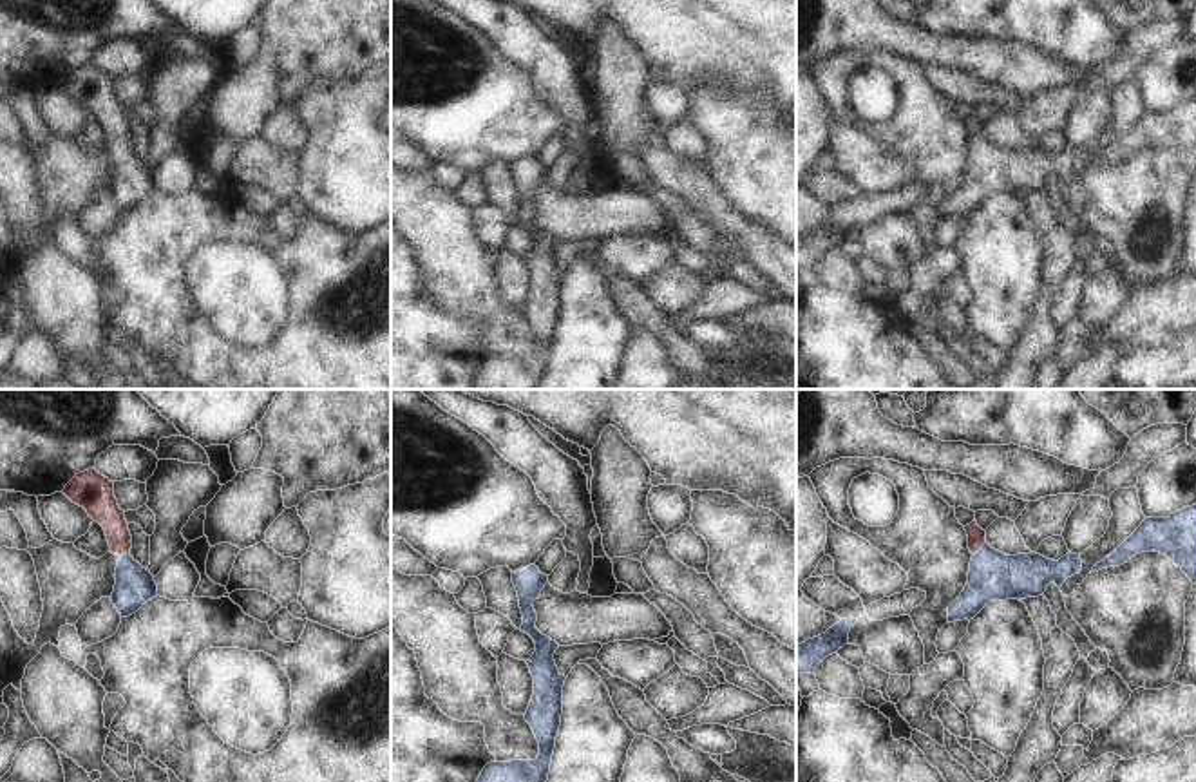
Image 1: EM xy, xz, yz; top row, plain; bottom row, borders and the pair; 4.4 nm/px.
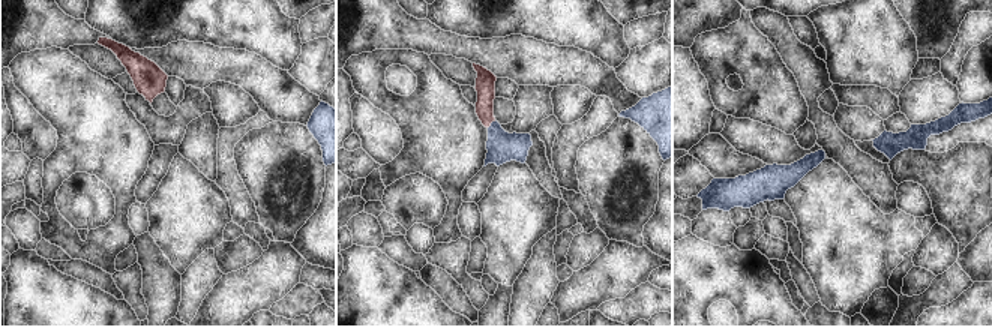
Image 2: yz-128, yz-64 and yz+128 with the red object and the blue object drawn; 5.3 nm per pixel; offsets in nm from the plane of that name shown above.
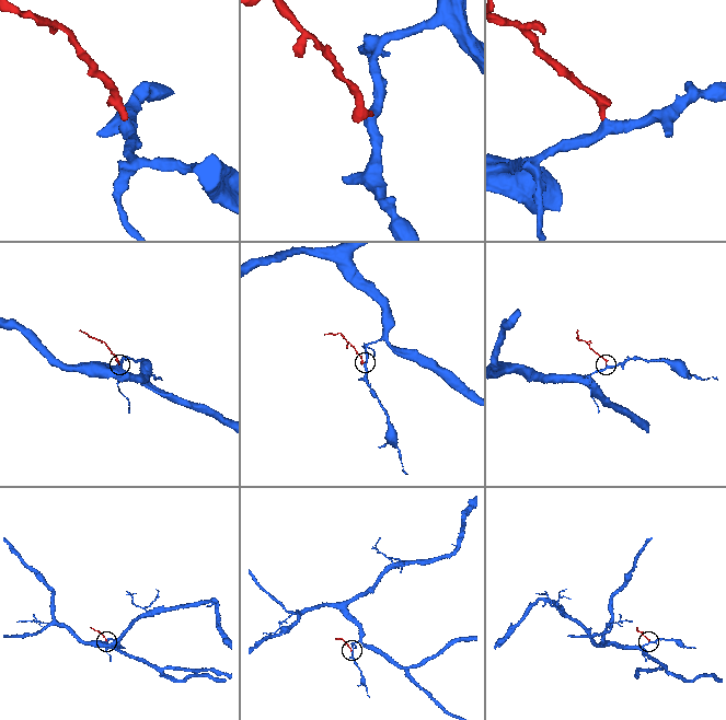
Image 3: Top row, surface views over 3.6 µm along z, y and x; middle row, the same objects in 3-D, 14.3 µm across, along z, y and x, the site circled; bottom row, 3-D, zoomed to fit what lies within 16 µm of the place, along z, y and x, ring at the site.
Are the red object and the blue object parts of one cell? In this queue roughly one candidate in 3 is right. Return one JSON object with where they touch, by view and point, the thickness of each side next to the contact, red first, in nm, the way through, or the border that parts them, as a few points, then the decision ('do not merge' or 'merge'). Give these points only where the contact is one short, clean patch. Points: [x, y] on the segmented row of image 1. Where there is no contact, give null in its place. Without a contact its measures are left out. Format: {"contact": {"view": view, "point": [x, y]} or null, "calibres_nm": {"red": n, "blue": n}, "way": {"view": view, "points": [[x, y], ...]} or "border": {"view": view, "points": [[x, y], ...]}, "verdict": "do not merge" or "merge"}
{"contact": {"view": "yz", "point": [979, 549]}, "calibres_nm": {"red": 80, "blue": 220}, "way": {"view": "yz", "points": [[976, 534], [979, 549], [994, 576]]}, "verdict": "merge"}

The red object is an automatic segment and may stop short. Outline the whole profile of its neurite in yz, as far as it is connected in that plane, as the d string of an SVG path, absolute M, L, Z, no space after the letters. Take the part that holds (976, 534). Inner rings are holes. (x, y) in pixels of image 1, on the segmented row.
M975 520L964 530L973 556L964 590L948 606L948 623L970 621L992 601L1044 596L1049 583L1060 588L1082 570L1080 554L1068 552L1058 561L1037 552L1006 556L986 543L986 530Z

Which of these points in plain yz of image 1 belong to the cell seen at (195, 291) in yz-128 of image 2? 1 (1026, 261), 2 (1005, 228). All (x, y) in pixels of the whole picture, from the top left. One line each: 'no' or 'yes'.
1: no
2: no

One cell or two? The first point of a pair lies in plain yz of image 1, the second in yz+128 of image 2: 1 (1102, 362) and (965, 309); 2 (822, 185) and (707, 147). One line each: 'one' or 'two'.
1: two
2: one

